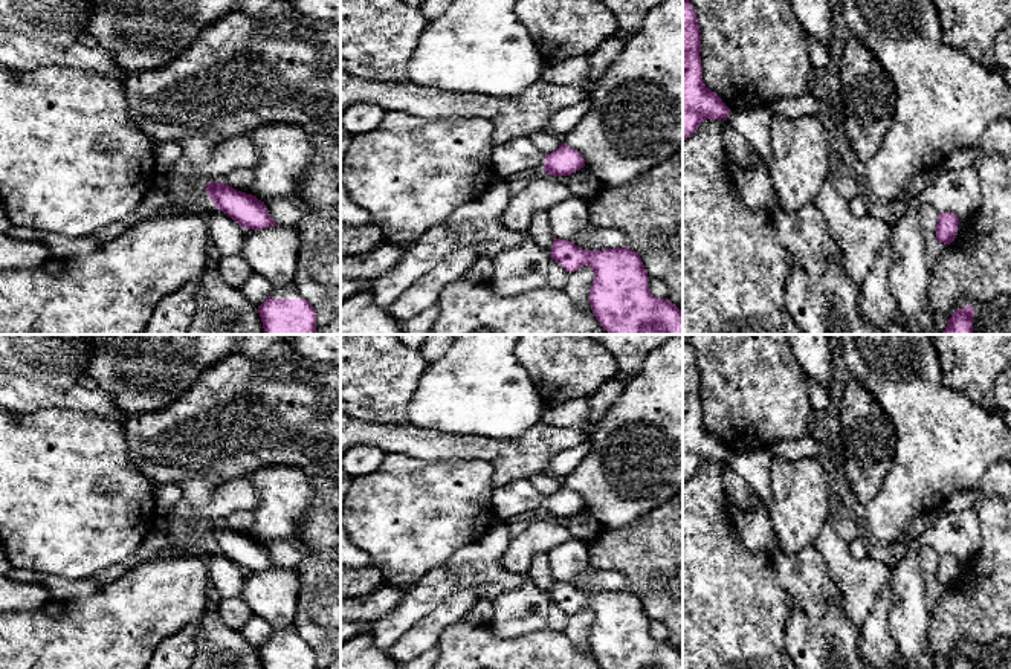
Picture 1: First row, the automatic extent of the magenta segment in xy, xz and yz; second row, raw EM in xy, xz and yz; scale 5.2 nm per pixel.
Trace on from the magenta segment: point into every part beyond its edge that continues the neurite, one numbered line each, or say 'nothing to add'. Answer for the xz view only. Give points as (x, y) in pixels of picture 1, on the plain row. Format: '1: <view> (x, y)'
1: xz (509, 500)

